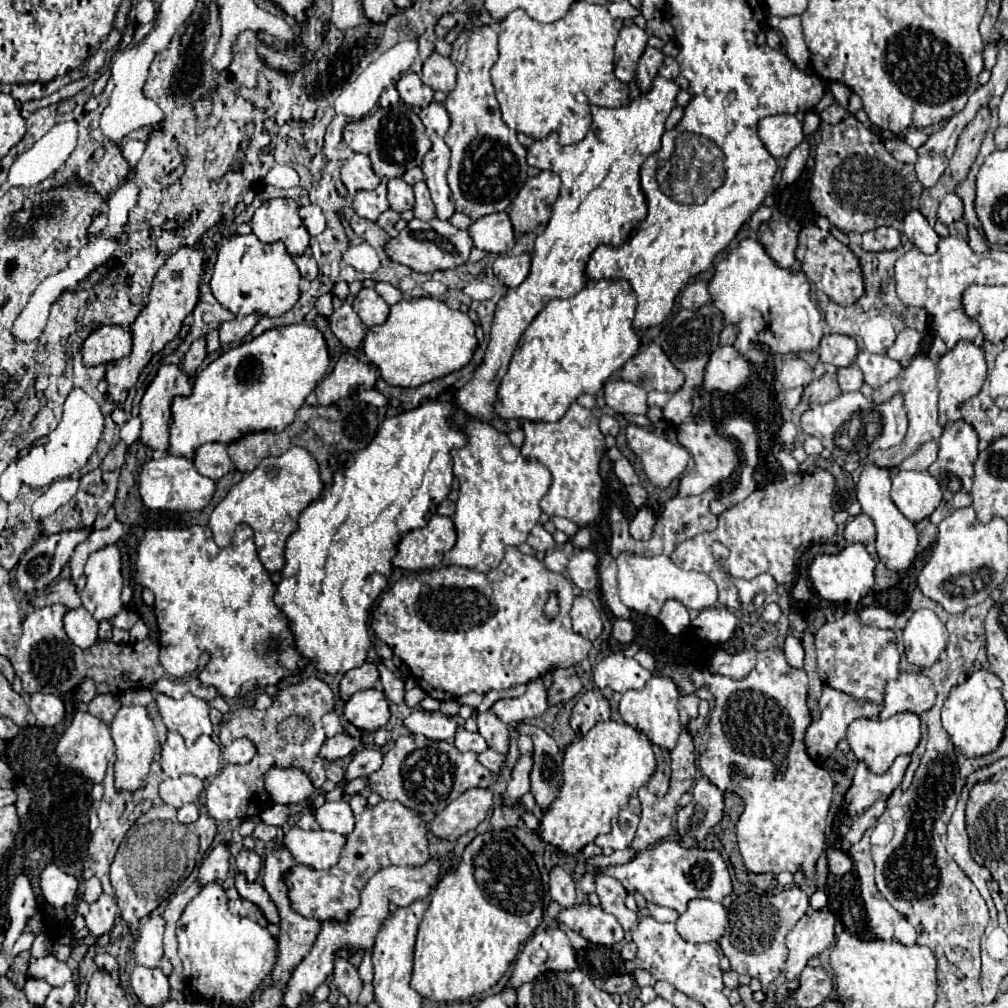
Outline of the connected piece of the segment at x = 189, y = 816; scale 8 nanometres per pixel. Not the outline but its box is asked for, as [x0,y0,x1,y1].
[178,805,198,825]

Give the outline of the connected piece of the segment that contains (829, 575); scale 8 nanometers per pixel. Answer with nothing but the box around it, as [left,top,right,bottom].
[810,543,874,607]

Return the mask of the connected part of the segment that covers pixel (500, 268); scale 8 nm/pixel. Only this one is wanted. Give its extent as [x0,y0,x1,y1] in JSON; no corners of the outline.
[494,255,530,287]

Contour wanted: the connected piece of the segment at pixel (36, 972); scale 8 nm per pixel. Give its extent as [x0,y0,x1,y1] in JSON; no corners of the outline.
[28,955,72,987]

